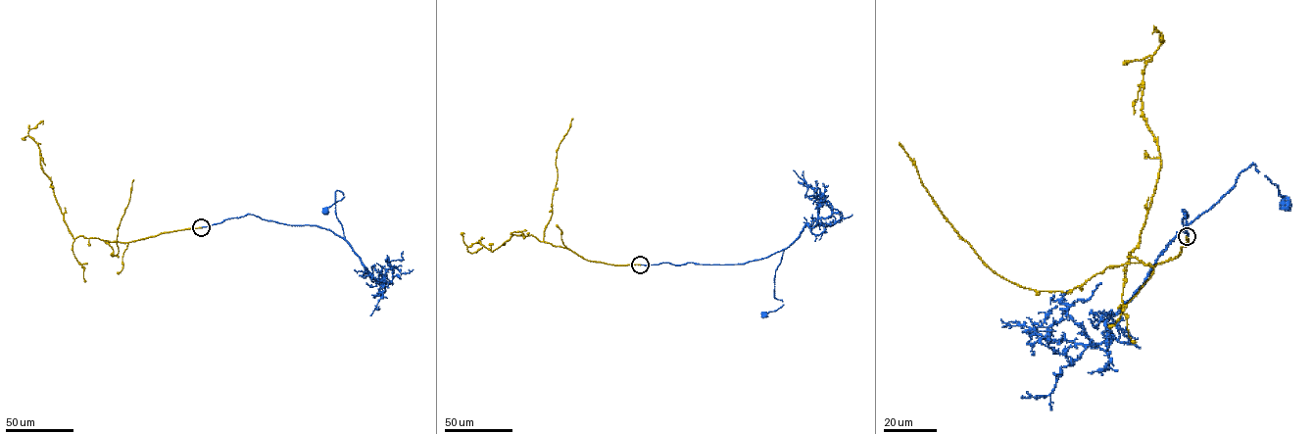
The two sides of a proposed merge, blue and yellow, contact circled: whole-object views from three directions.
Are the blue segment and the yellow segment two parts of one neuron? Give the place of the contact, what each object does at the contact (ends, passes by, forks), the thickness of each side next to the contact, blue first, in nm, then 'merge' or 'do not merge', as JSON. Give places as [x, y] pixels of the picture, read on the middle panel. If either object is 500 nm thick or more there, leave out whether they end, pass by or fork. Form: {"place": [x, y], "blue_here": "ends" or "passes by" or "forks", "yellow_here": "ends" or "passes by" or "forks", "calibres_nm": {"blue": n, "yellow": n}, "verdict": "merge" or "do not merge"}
{"place": [640, 265], "blue_here": "ends", "yellow_here": "ends", "calibres_nm": {"blue": 280, "yellow": 240}, "verdict": "do not merge"}

